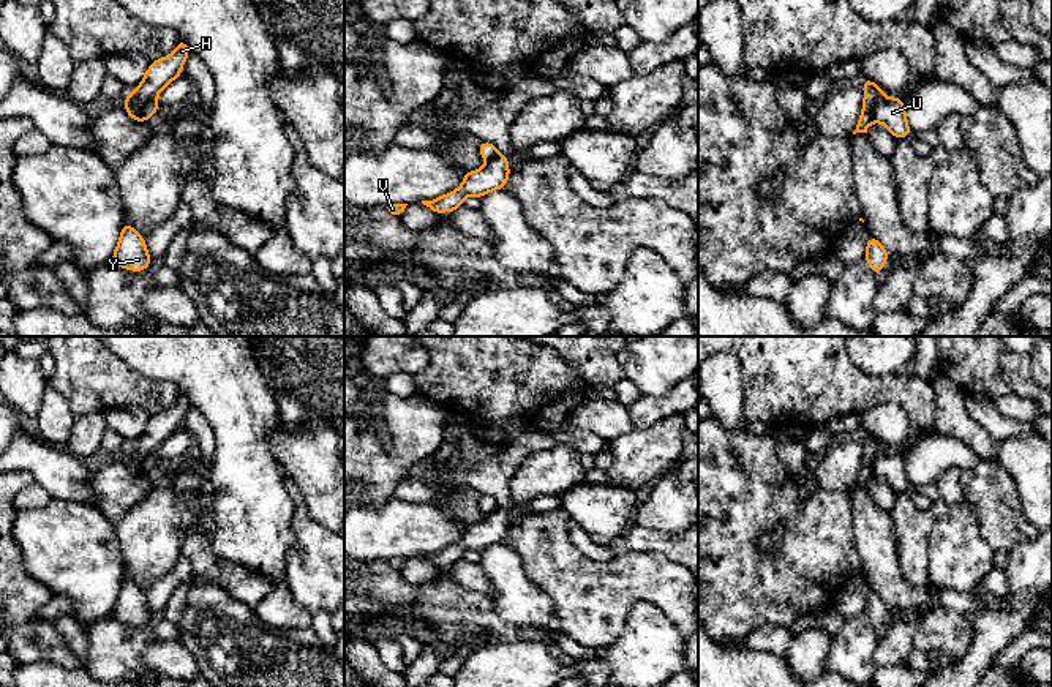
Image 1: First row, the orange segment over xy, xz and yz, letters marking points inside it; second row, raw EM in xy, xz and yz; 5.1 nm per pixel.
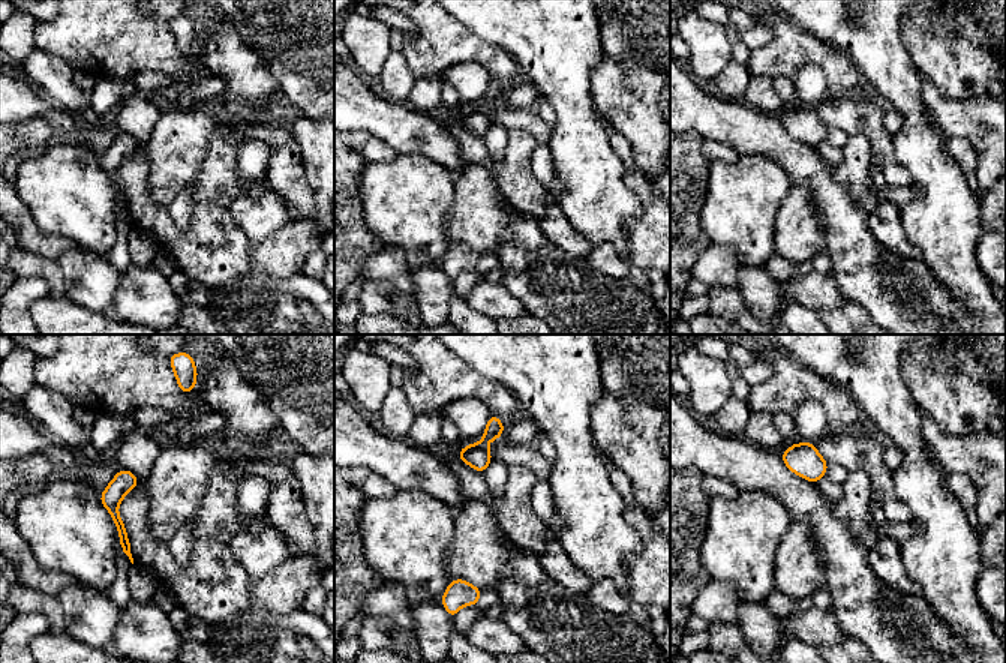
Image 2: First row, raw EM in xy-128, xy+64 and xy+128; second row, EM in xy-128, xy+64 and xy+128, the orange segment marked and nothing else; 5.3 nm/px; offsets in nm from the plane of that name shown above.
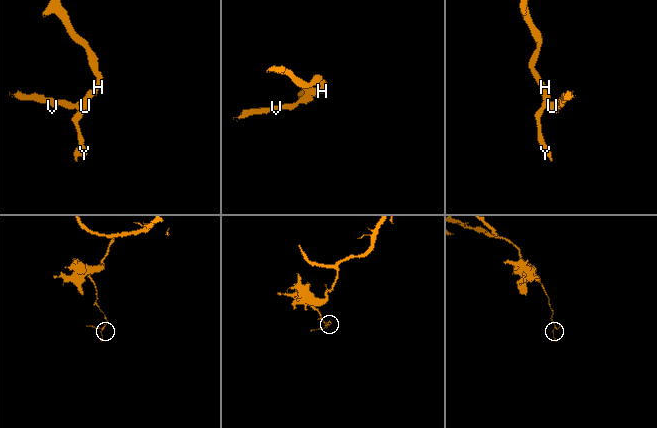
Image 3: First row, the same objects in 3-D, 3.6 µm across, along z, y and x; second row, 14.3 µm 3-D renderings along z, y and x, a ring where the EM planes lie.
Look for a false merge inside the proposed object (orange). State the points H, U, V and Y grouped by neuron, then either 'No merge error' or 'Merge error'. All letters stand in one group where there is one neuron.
Groups: H Y / U V. Merge error

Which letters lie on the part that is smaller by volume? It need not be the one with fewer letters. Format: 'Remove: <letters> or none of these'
Remove: U, V

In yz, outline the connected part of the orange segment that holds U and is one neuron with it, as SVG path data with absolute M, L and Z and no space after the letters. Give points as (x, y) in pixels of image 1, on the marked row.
M897 96L880 98L872 111L872 118L874 122L885 125L896 139L908 137L911 134L904 101Z

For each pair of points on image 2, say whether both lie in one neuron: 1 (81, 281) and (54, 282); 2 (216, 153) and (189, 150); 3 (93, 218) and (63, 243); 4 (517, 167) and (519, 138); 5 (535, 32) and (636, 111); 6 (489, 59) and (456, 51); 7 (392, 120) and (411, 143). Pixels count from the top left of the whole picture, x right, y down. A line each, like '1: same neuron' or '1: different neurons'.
1: different neurons
2: different neurons
3: different neurons
4: same neuron
5: different neurons
6: same neuron
7: same neuron

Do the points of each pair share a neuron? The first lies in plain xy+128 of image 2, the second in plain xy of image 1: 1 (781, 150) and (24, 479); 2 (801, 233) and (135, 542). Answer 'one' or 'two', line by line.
1: two
2: one

